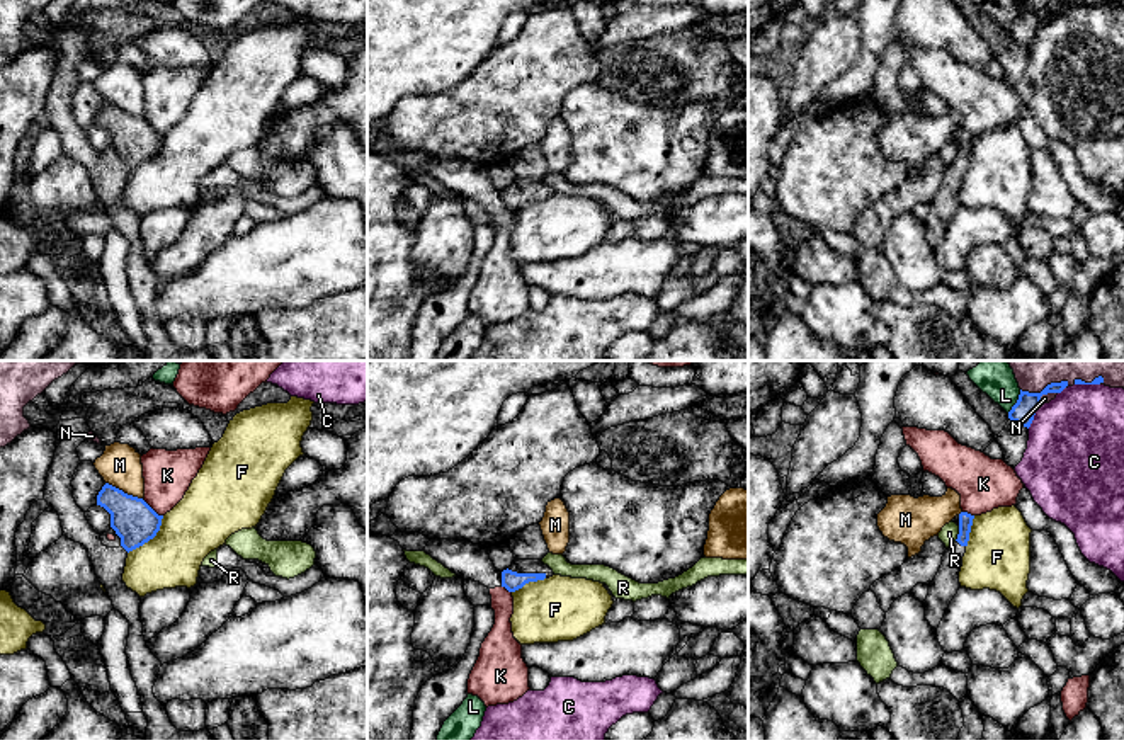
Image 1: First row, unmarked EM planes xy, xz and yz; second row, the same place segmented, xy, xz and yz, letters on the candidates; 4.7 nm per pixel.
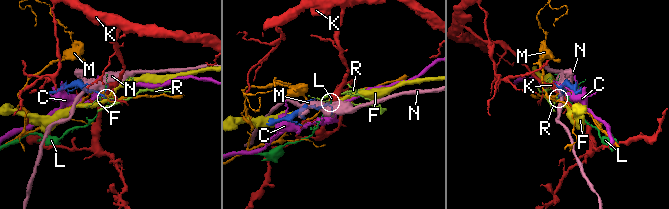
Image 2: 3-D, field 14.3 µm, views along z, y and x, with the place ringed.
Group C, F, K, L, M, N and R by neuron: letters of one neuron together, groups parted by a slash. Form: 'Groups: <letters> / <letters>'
Groups: C / F / K / L / M / N / R

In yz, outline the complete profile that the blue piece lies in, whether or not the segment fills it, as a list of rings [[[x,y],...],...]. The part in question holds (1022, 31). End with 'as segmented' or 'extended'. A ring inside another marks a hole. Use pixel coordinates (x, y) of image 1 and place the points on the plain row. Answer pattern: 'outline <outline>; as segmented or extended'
outline [[[1061,0],[1047,3],[1041,12],[1029,12],[1020,9],[1017,22],[1008,31],[1008,37],[1029,48],[1041,24],[1041,15],[1047,12],[1061,12],[1066,5],[1068,0]]]; as segmented

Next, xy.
outline [[[105,102],[97,114],[97,124],[111,133],[111,146],[129,172],[156,155],[163,134],[158,134],[143,117],[124,112]]]; as segmented

